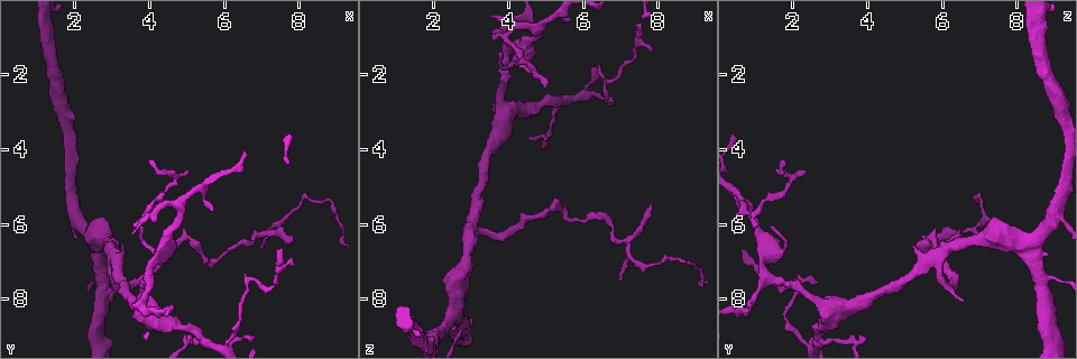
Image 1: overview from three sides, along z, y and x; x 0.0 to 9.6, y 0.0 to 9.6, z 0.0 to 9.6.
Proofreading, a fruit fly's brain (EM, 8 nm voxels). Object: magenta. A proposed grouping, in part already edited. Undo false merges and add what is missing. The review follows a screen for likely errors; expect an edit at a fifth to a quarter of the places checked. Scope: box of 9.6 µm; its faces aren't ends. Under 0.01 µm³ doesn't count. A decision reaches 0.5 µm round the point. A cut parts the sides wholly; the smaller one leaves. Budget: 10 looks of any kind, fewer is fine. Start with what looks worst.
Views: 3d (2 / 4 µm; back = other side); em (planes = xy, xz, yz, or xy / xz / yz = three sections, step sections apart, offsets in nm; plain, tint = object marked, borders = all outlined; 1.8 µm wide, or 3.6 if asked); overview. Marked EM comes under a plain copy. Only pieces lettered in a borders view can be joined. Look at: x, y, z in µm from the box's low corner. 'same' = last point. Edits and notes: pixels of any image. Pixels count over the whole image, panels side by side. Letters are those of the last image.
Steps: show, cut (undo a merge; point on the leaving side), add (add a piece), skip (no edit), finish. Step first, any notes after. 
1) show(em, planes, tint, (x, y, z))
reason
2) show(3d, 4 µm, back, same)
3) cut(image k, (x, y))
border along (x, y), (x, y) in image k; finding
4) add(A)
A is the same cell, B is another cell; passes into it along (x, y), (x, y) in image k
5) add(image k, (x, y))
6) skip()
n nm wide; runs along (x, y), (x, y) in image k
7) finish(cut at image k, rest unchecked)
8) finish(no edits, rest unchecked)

show(em, planes, borders, (3.00, 8.05, 6.55))
branch stops here

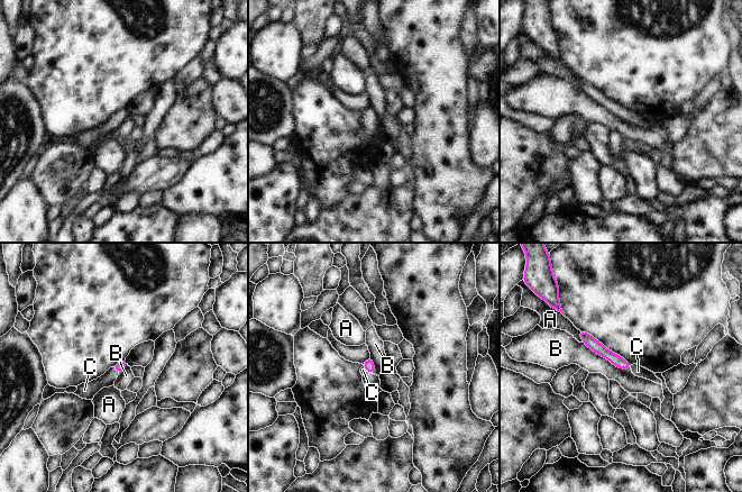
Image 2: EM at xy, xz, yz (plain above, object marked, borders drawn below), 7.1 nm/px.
add(C)
C is the same cell, A and B are other cells; passes into it along (368, 364), (367, 371), (370, 381) in image 2; it goes on there

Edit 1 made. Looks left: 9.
show(em, 3.6 µm, yz, step 16, tint, (4.75, 5.50, 0.75))

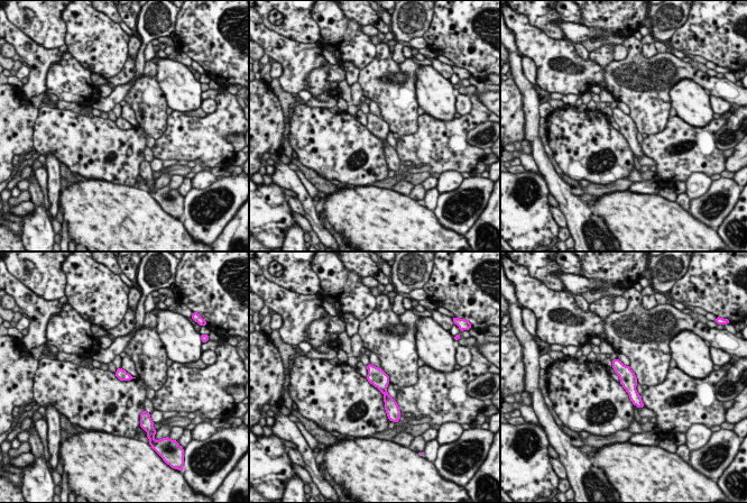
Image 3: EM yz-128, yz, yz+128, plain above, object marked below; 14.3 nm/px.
show(em, 3.6 µm, yz, step 16, borders, same)
see the neighbours

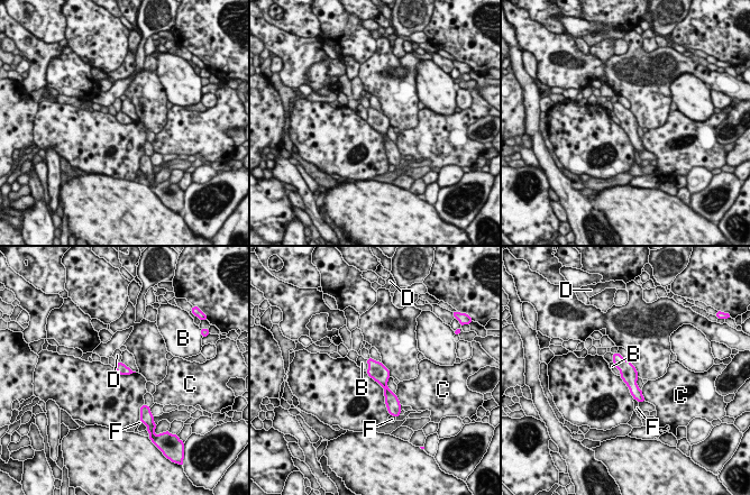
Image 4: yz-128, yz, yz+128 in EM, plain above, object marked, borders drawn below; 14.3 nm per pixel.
skip()
B, C, D and F are other cells; runs along (615, 356), (628, 370), (640, 399) in image 4; all the same neuron

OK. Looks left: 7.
finish(add at image 2, rest unchecked)

